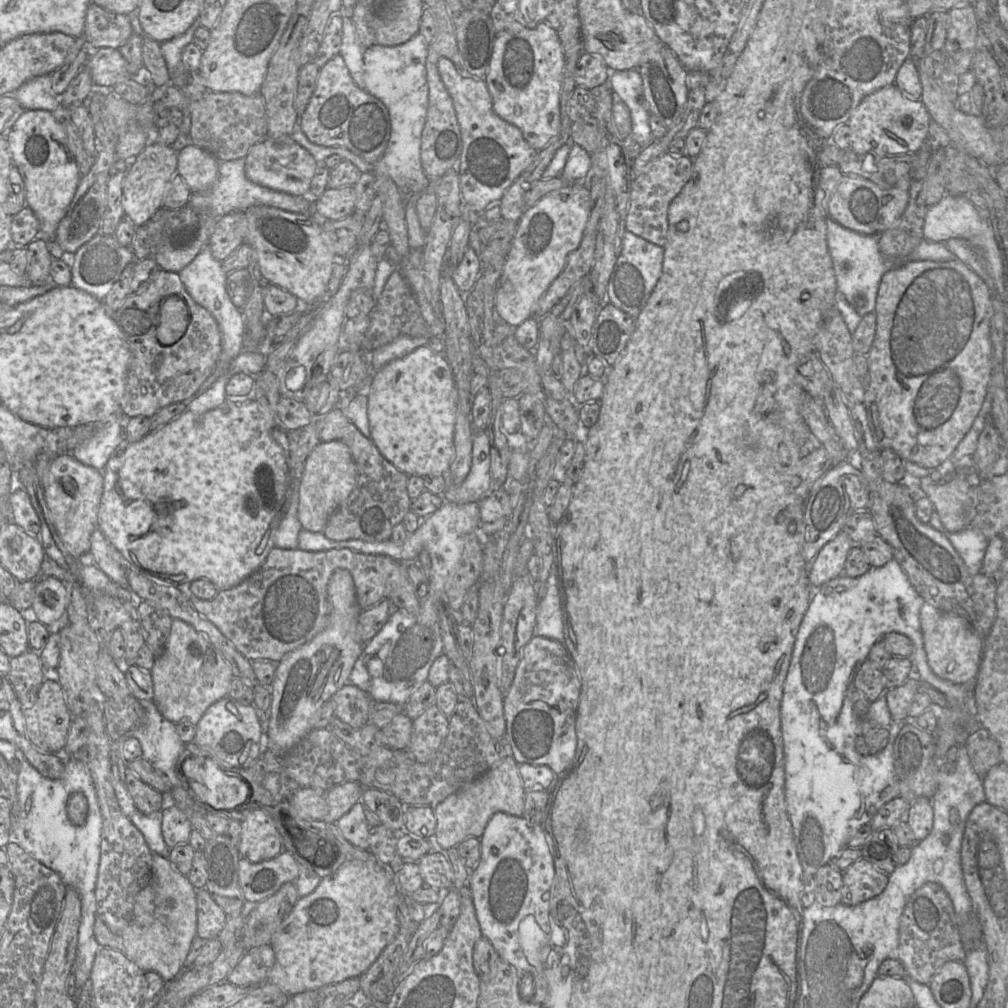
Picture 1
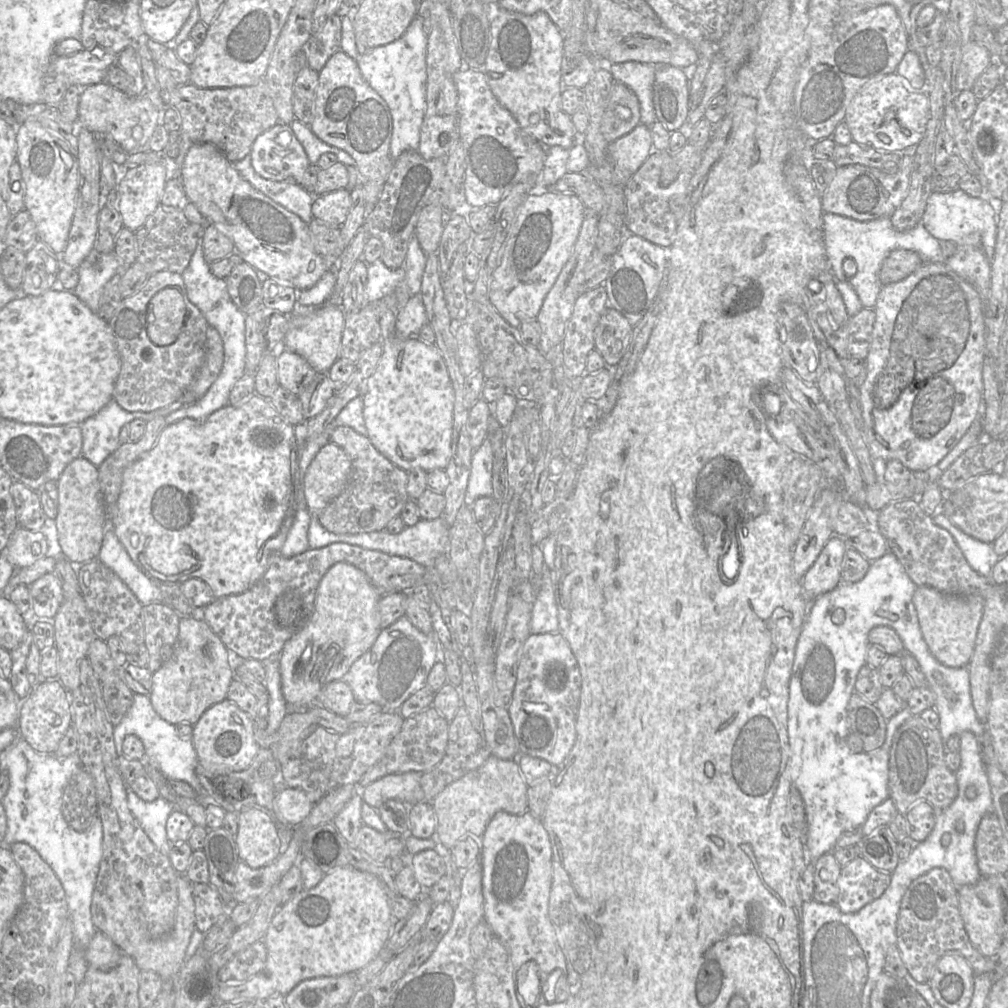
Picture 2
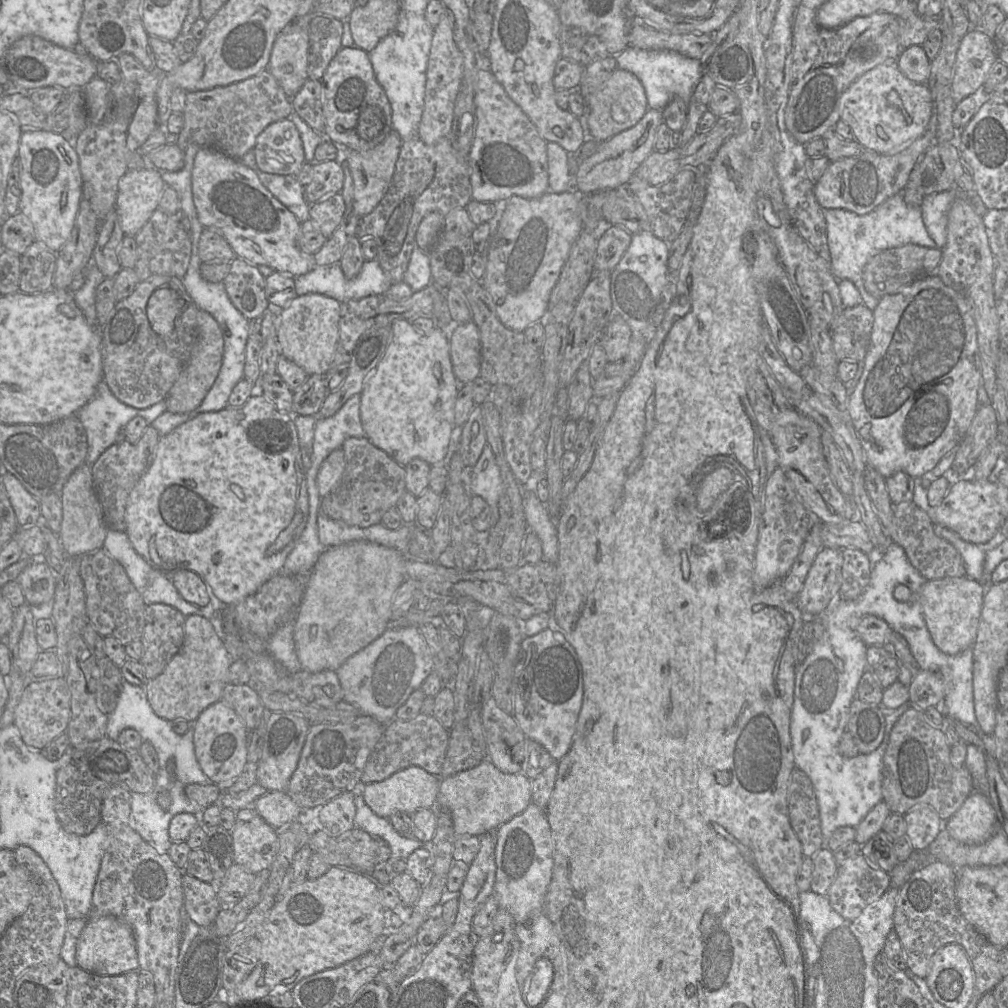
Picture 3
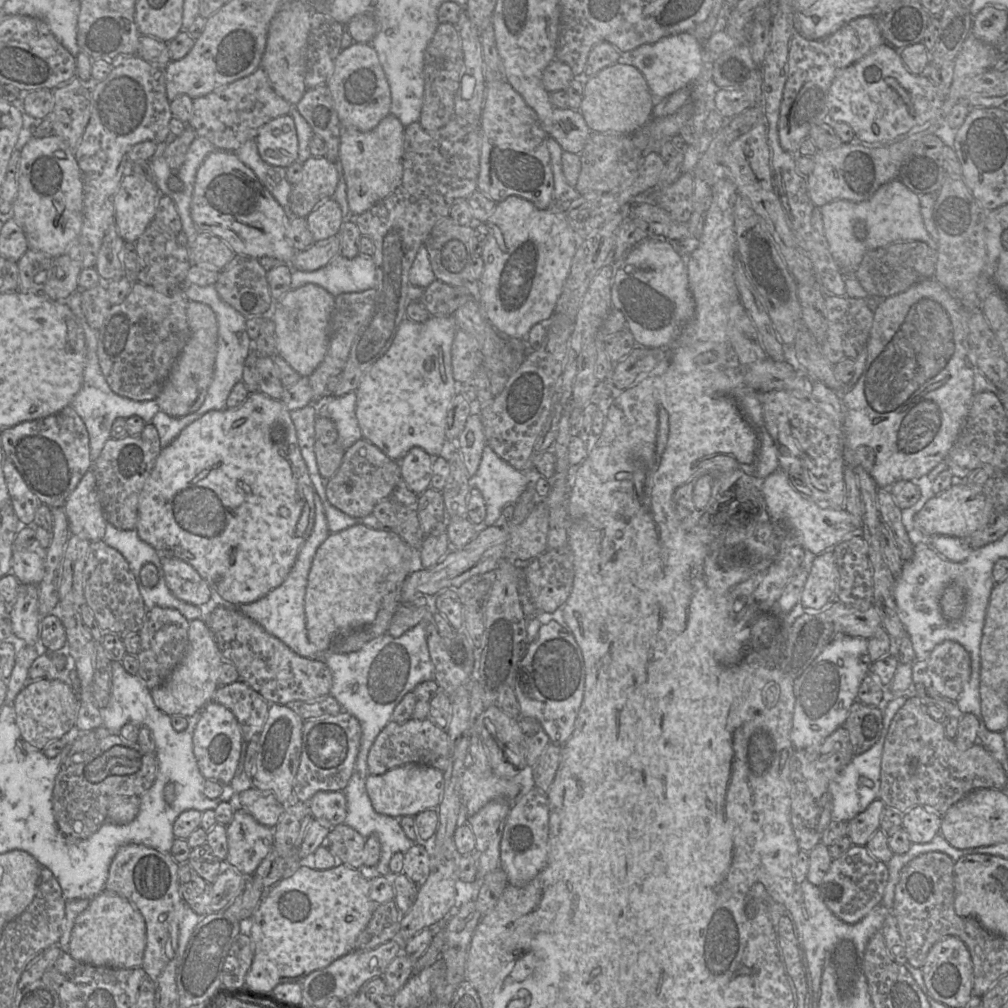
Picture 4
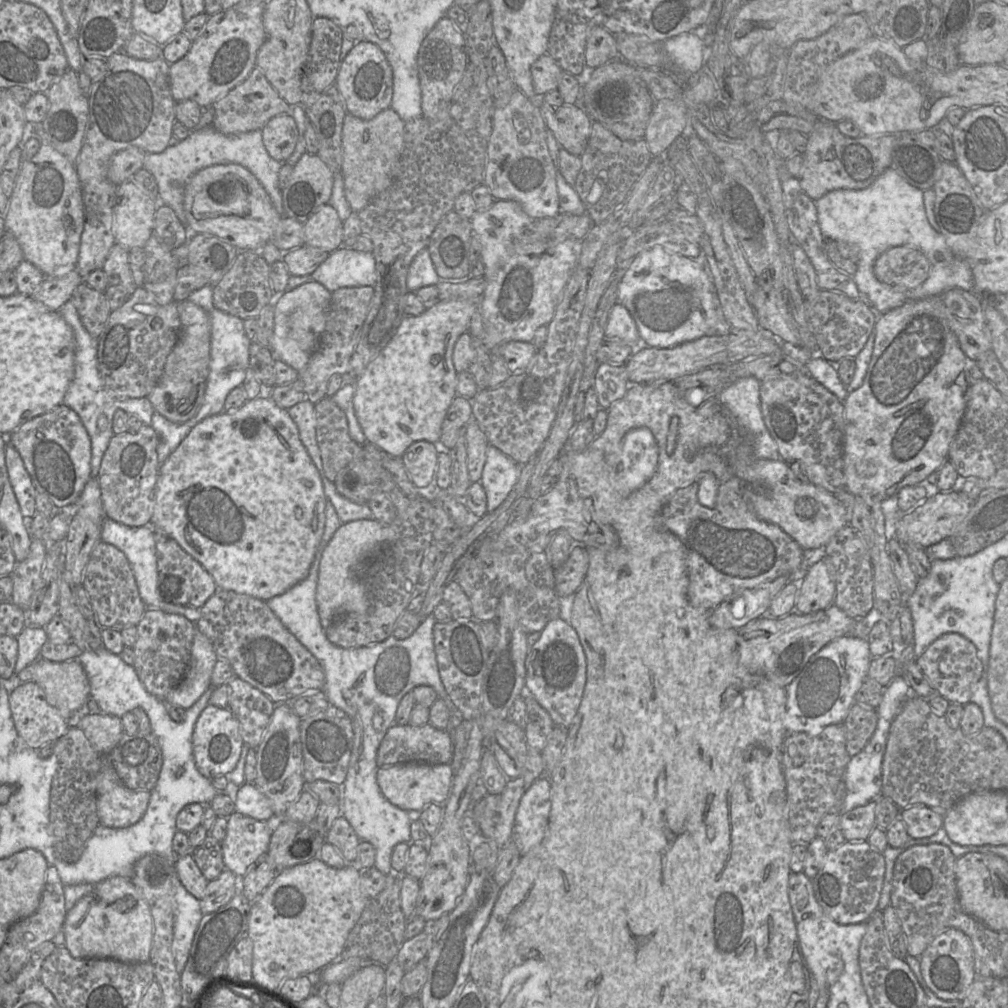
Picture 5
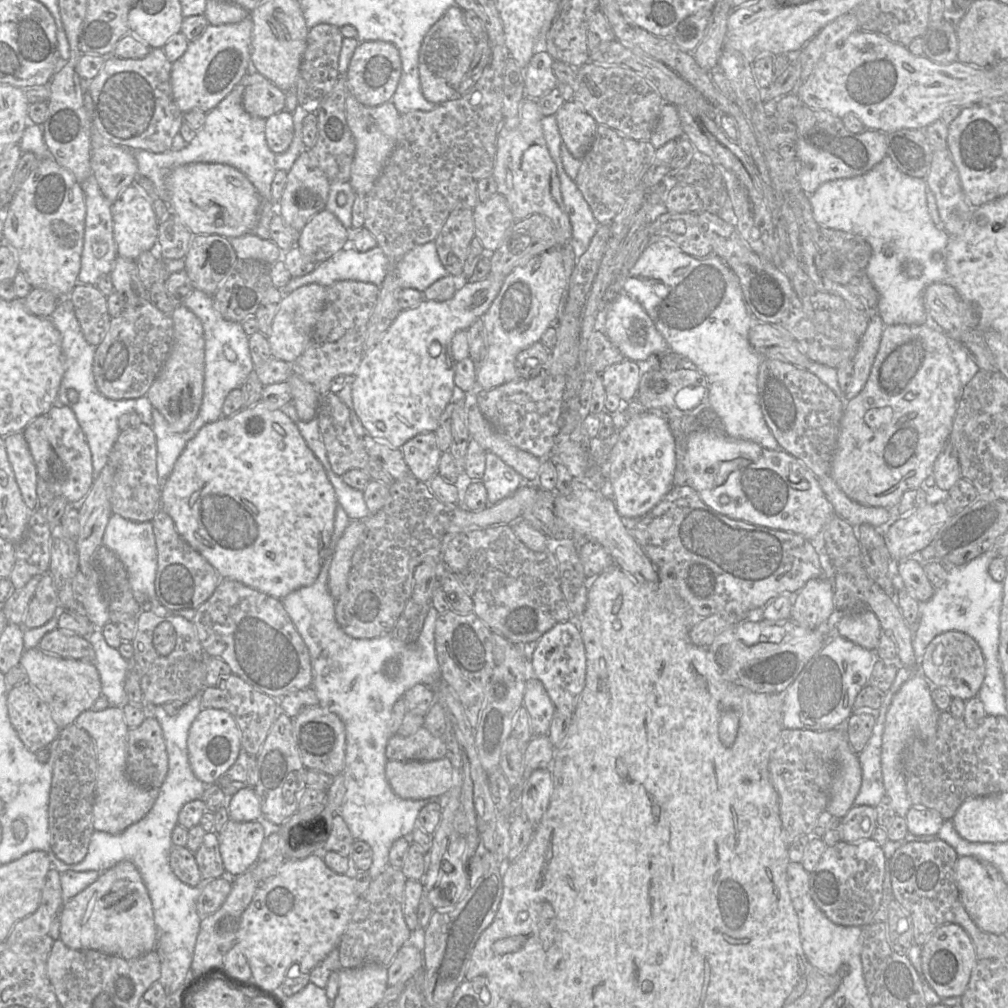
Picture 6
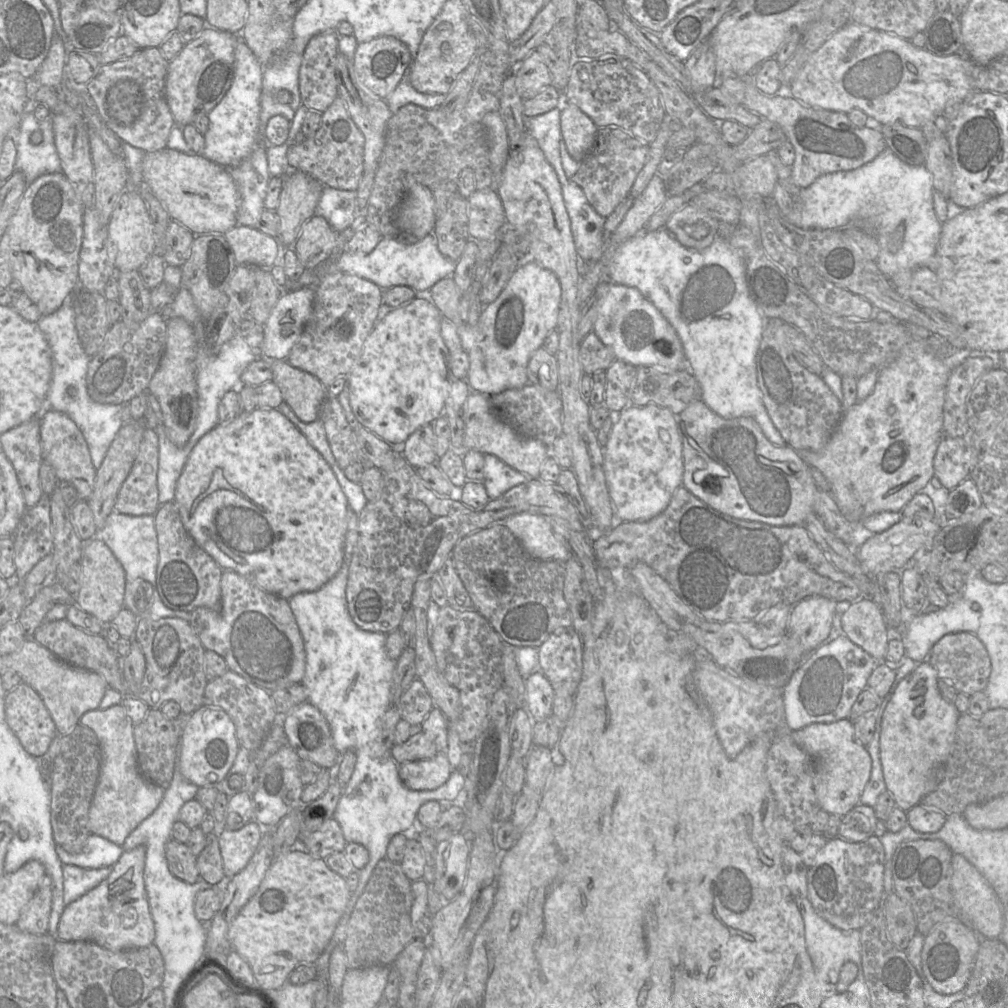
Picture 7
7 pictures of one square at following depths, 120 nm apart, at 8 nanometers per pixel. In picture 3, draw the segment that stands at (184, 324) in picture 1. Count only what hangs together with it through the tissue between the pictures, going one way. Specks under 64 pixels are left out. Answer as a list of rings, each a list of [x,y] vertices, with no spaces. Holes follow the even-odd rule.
[[[171,288],[155,290],[150,296],[146,313],[152,330],[160,337],[169,335],[180,314],[180,296]]]

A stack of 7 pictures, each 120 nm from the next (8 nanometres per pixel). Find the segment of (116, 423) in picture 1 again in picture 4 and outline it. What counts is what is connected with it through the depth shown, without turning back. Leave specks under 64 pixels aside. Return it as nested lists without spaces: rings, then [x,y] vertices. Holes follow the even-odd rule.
[[[74,292],[66,301],[66,305],[77,318],[83,328],[86,341],[86,361],[83,370],[83,381],[79,392],[75,395],[70,405],[84,422],[89,435],[91,470],[94,463],[99,458],[105,443],[111,438],[111,428],[117,418],[128,419],[132,416],[139,416],[146,424],[152,424],[154,416],[160,411],[155,400],[135,401],[119,396],[109,387],[105,377],[102,374],[98,359],[98,339],[99,331],[94,330],[84,320],[84,317],[78,307],[76,292]]]

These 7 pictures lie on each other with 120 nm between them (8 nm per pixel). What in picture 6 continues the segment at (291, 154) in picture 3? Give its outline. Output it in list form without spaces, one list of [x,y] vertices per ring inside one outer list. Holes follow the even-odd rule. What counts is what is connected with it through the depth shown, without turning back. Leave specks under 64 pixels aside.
[[[282,110],[266,119],[265,139],[270,150],[276,155],[285,152],[293,139],[292,113]]]

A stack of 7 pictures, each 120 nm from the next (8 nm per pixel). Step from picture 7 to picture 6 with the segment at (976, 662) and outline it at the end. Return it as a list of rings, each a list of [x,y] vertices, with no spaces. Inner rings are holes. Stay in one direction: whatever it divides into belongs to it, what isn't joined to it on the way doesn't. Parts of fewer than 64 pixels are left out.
[[[951,630],[937,635],[919,660],[918,670],[933,687],[945,689],[952,698],[964,701],[977,696],[985,678],[986,665],[978,643],[968,634]]]

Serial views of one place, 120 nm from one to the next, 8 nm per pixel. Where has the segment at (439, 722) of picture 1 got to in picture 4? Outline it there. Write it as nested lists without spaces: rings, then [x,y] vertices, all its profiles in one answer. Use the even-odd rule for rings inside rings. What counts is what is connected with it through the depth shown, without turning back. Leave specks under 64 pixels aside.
[[[411,718],[405,723],[391,720],[379,733],[370,748],[367,764],[371,775],[381,775],[406,764],[424,764],[444,772],[450,764],[450,738],[445,730],[429,718],[424,720]]]

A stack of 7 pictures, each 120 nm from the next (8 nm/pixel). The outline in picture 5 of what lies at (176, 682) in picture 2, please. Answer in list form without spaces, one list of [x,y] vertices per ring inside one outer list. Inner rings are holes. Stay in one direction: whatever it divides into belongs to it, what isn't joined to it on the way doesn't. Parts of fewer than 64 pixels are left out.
[[[195,626],[188,670],[182,681],[165,697],[166,704],[190,708],[210,687],[217,660],[212,643]]]

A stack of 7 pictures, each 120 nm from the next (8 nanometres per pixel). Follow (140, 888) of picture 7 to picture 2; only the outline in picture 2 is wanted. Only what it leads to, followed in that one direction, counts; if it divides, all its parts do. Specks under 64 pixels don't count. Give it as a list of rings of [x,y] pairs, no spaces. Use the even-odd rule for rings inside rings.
[[[97,931],[85,950],[85,959],[89,967],[109,971],[117,966],[122,954],[109,937]]]

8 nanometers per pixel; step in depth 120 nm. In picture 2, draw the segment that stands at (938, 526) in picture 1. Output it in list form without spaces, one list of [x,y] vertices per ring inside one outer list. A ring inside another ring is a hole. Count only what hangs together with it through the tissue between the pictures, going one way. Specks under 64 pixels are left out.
[[[941,512],[932,516],[933,522],[945,529],[955,540],[971,568],[985,577],[992,576],[995,563],[1001,558],[993,551],[992,544],[979,541],[954,526]]]

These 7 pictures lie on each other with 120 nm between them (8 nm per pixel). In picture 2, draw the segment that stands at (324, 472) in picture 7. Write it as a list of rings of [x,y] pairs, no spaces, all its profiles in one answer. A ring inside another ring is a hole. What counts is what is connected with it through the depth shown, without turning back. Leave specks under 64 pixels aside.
[[[257,395],[240,405],[228,404],[204,419],[184,418],[167,425],[153,448],[127,468],[122,476],[120,495],[115,506],[115,516],[109,519],[110,527],[128,552],[133,562],[149,577],[164,583],[181,584],[189,578],[206,582],[215,597],[236,595],[253,586],[267,570],[269,558],[280,550],[294,520],[297,489],[299,488],[300,448],[295,438],[294,426],[288,423],[271,405],[269,400]]]

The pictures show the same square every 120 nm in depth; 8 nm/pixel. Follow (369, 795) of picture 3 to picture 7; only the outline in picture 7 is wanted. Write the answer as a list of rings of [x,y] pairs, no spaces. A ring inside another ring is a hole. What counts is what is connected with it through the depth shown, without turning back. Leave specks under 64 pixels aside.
[[[446,754],[432,759],[399,764],[399,777],[403,784],[415,791],[432,791],[447,782],[452,772]]]

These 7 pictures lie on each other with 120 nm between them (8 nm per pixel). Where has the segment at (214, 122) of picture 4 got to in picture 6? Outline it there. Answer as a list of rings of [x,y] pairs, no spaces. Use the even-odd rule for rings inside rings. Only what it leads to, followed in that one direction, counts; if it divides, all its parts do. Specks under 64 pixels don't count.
[[[252,67],[241,83],[245,87],[243,107],[250,115],[267,119],[285,109],[285,92]]]

